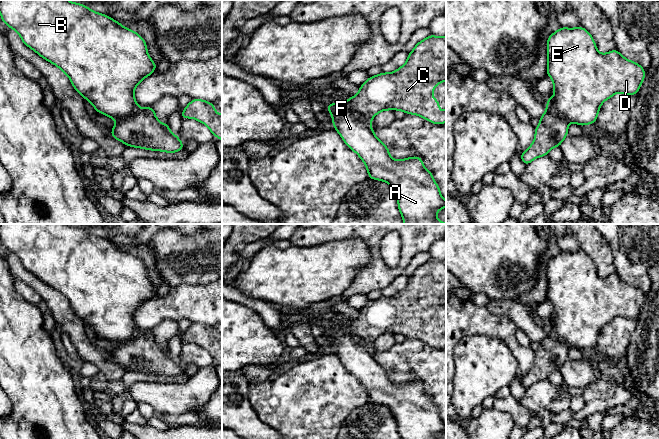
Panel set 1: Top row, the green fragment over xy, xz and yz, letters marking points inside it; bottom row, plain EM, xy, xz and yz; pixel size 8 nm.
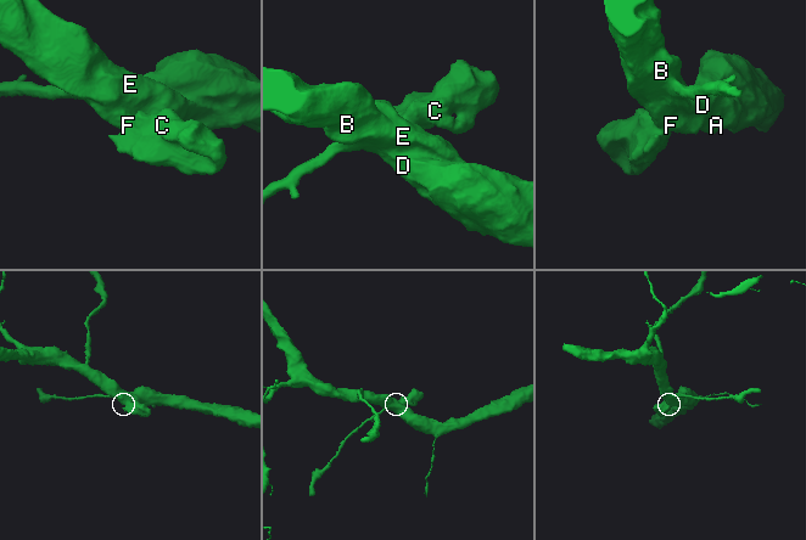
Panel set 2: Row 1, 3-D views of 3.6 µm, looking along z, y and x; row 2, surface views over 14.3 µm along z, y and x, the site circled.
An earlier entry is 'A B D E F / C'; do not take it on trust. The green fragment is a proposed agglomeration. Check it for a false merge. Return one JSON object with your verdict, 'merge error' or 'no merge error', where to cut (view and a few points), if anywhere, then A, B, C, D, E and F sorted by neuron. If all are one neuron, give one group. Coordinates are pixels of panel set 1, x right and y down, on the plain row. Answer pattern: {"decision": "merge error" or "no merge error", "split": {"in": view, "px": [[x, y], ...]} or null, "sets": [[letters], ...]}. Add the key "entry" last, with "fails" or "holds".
{"decision": "merge error", "split": {"in": "xz", "px": [[346, 326], [348, 331], [359, 342], [369, 346]]}, "sets": [["A", "B", "D", "E", "F"], ["C"]], "entry": "holds"}

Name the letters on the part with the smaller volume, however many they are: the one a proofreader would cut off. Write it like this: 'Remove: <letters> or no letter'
Remove: C

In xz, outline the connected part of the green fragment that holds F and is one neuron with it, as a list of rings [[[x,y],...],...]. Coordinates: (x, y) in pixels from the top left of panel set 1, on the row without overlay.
[[[347,326],[332,327],[326,330],[326,334],[332,338],[331,346],[343,365],[364,386],[368,402],[385,405],[391,410],[401,439],[435,439],[446,431],[439,410],[419,380],[401,384],[392,383],[389,373],[375,360],[370,346],[359,343],[350,334]]]

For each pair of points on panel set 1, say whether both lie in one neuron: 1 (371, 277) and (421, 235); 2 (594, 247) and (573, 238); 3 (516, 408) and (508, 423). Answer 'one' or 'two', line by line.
1: one
2: one
3: two

